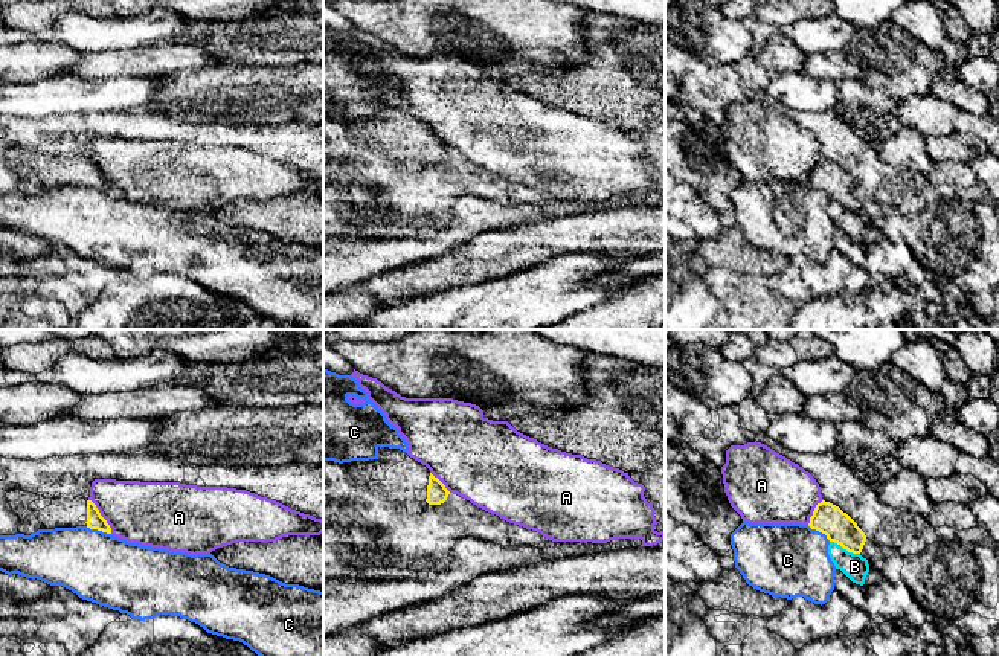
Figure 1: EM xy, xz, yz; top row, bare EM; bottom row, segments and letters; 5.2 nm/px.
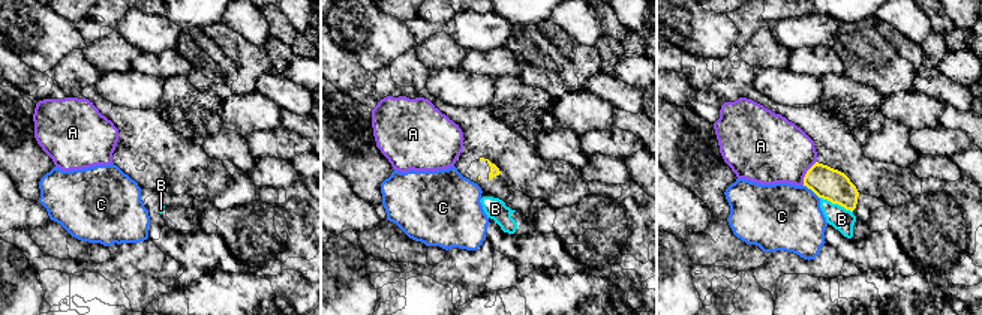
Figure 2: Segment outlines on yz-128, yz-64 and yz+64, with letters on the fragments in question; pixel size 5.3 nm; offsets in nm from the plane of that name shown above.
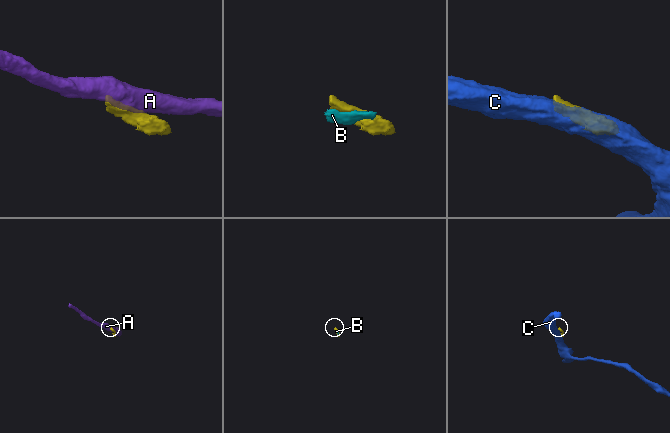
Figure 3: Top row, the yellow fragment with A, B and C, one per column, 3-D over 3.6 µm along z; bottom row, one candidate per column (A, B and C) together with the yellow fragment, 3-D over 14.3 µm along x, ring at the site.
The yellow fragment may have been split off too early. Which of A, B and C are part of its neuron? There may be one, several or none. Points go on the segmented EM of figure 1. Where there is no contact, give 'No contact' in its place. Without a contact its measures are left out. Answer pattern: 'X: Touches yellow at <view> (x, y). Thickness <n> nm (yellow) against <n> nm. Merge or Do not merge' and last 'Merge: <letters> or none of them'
A: Touches yellow at xy (101, 516). Thickness 90 nm (yellow) against 340 nm. Do not merge
B: Touches yellow at yz (845, 548). Thickness 160 nm (yellow) against 140 nm. Do not merge
C: Touches yellow at xy (98, 530). Thickness 90 nm (yellow) against 360 nm. Do not merge
Merge: none of them

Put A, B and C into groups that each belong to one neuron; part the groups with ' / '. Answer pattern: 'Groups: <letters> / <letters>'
Groups: A / B / C

